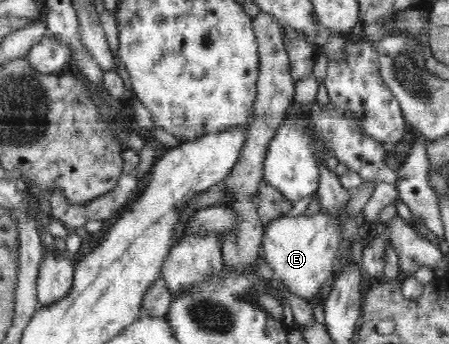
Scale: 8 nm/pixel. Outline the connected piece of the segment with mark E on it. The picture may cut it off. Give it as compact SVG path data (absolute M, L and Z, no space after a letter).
M319 210L316 215L299 214L295 217L278 216L265 225L261 244L265 259L274 270L274 280L285 286L303 301L312 301L320 287L325 287L327 280L334 273L334 259L340 247L342 220Z

